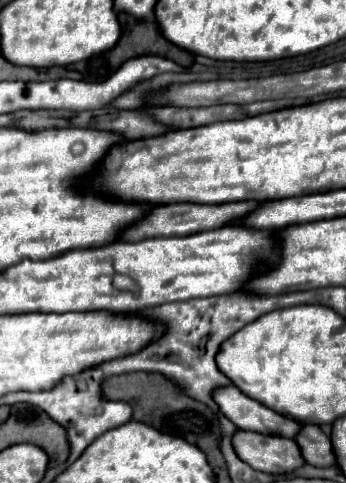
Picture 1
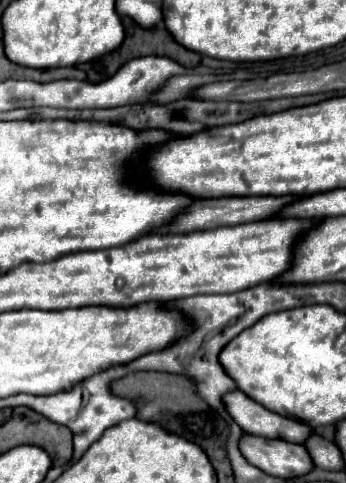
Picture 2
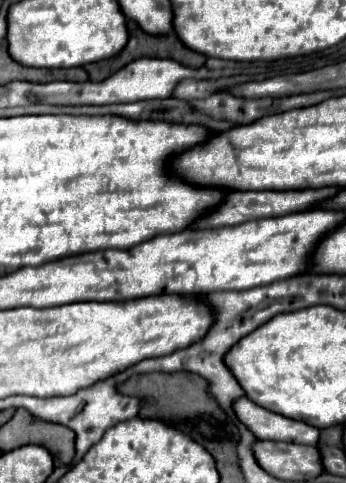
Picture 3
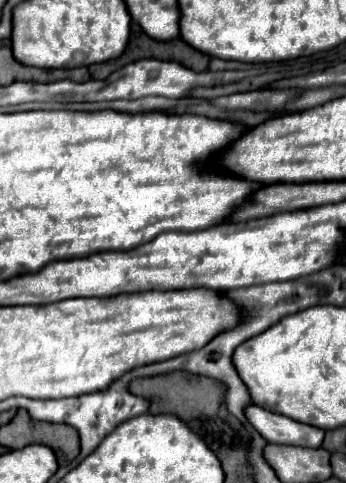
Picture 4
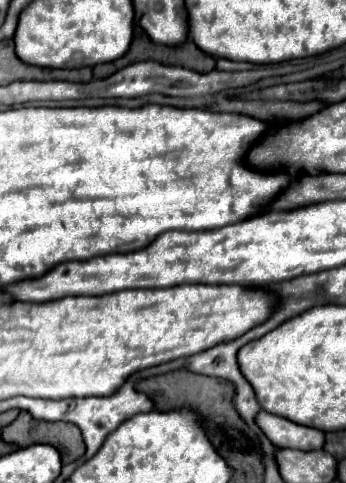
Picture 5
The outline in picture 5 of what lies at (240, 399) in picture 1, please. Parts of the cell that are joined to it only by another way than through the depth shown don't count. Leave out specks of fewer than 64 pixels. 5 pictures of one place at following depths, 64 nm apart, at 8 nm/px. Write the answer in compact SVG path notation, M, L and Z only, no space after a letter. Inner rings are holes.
M260 410L256 414L258 428L276 448L296 448L296 450L320 450L324 446L324 432L284 420L282 416Z

